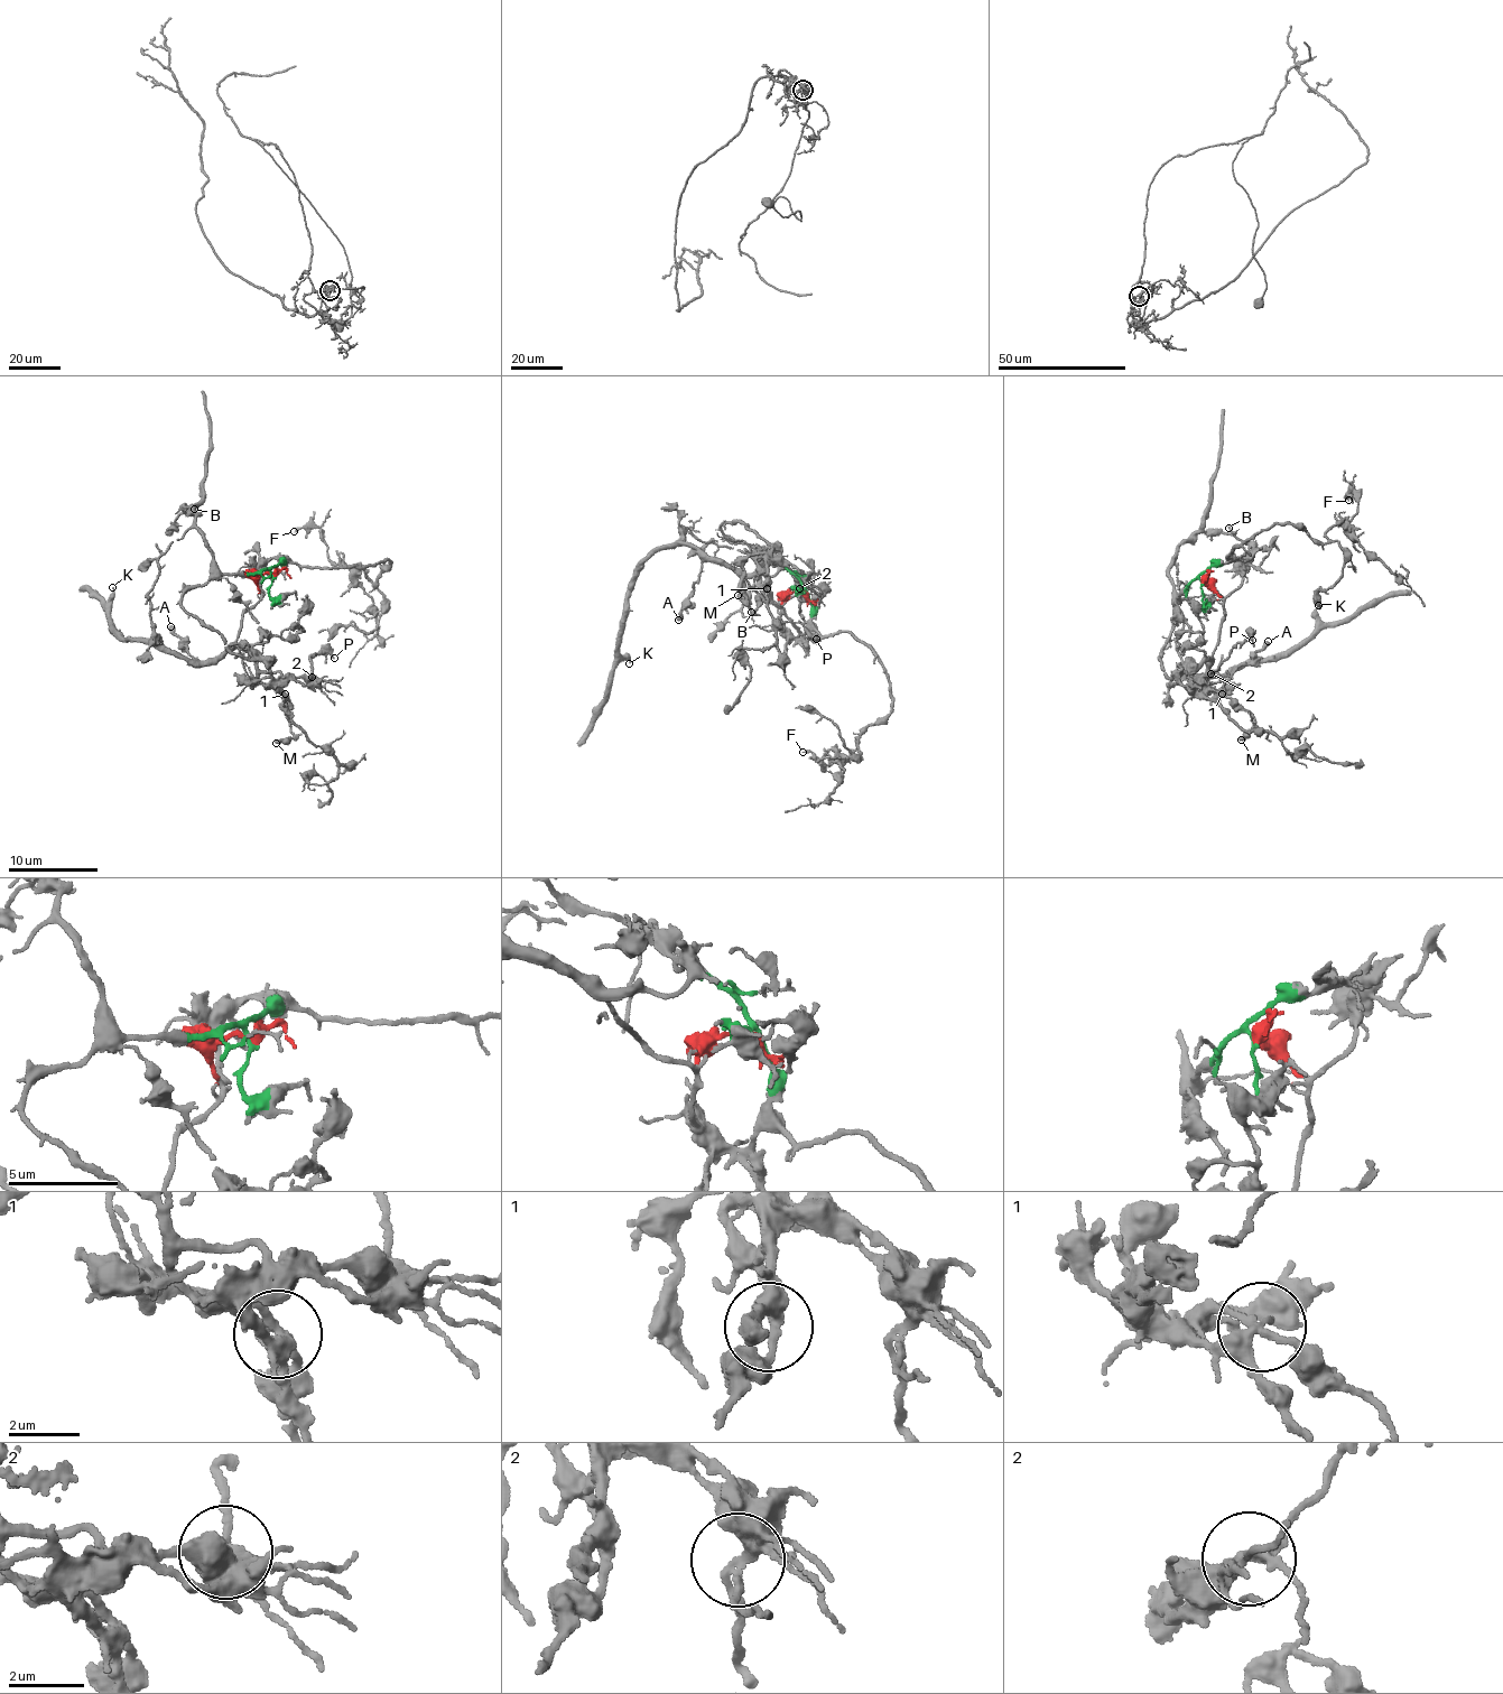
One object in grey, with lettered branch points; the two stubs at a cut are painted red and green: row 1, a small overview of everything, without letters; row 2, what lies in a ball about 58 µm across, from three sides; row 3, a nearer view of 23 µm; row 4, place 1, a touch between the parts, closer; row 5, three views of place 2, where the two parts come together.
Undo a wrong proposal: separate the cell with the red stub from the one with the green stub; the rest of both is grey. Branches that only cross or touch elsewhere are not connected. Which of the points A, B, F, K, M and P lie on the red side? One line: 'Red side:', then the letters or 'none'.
Red side: A, K, M, P

